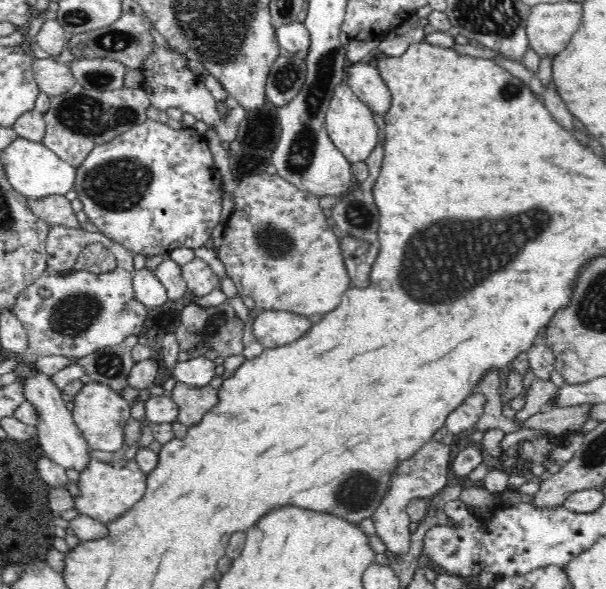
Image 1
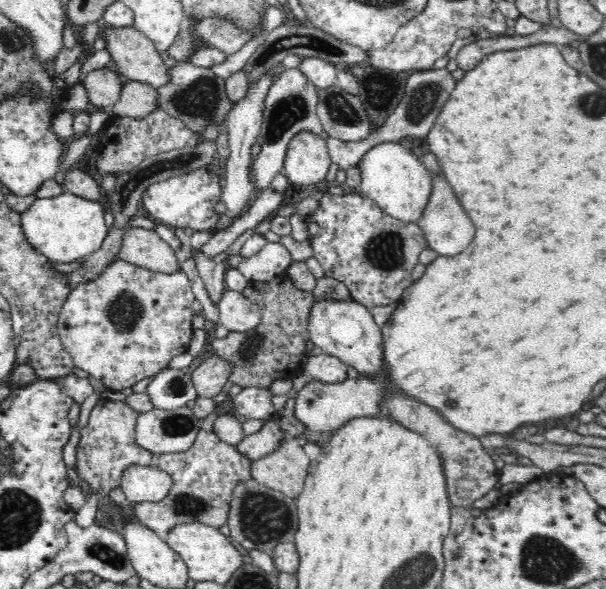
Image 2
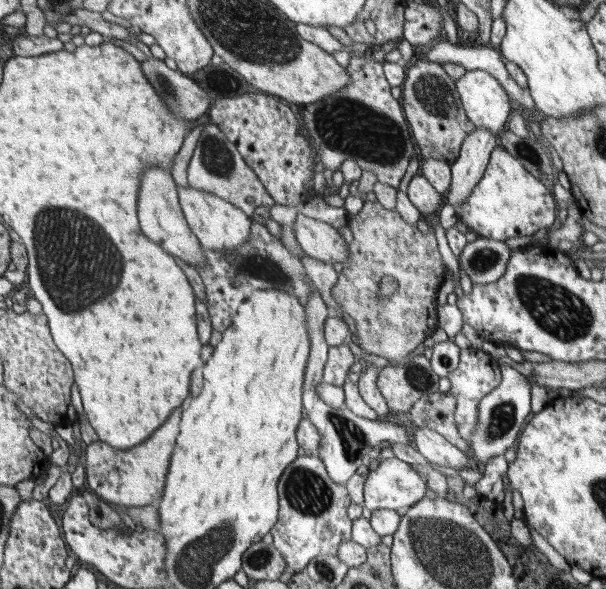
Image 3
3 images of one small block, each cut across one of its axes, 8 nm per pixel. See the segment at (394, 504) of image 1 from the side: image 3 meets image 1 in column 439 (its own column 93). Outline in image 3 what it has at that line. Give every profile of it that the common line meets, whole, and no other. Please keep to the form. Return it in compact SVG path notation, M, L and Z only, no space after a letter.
M178 407L171 418L148 438L132 448L114 448L112 444L92 442L86 446L86 483L88 490L107 503L117 504L122 510L130 506L146 506L160 502L167 490L168 472L171 470L172 454L182 430L183 409Z

